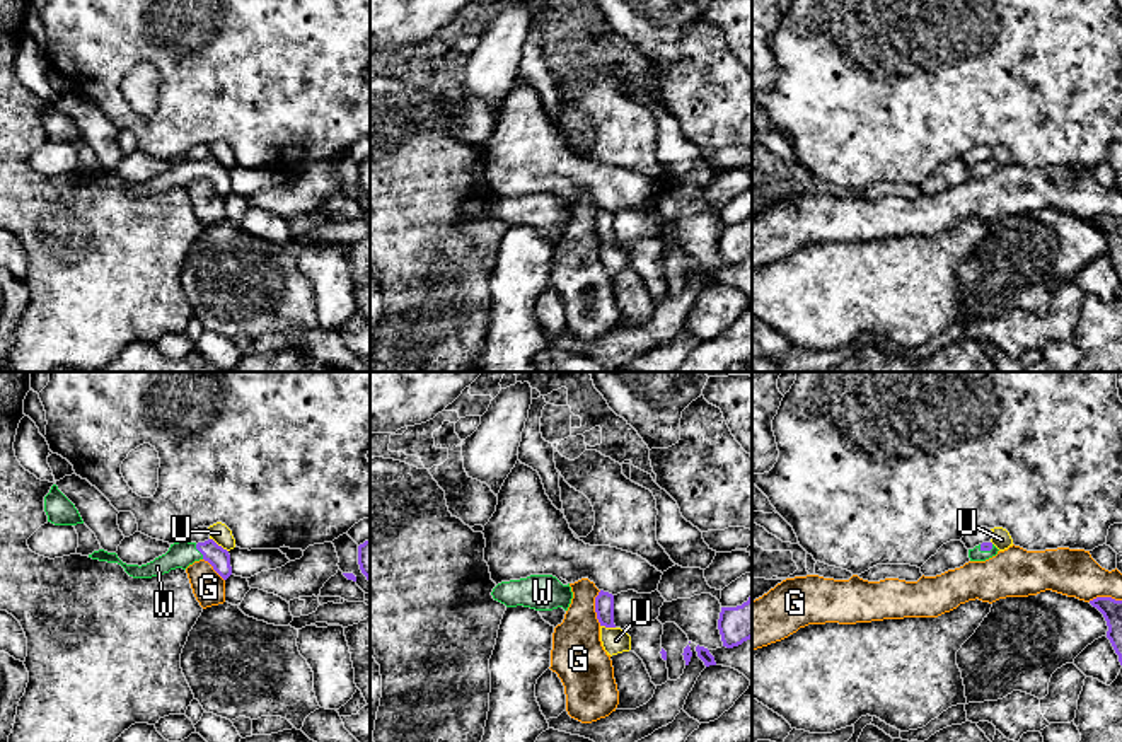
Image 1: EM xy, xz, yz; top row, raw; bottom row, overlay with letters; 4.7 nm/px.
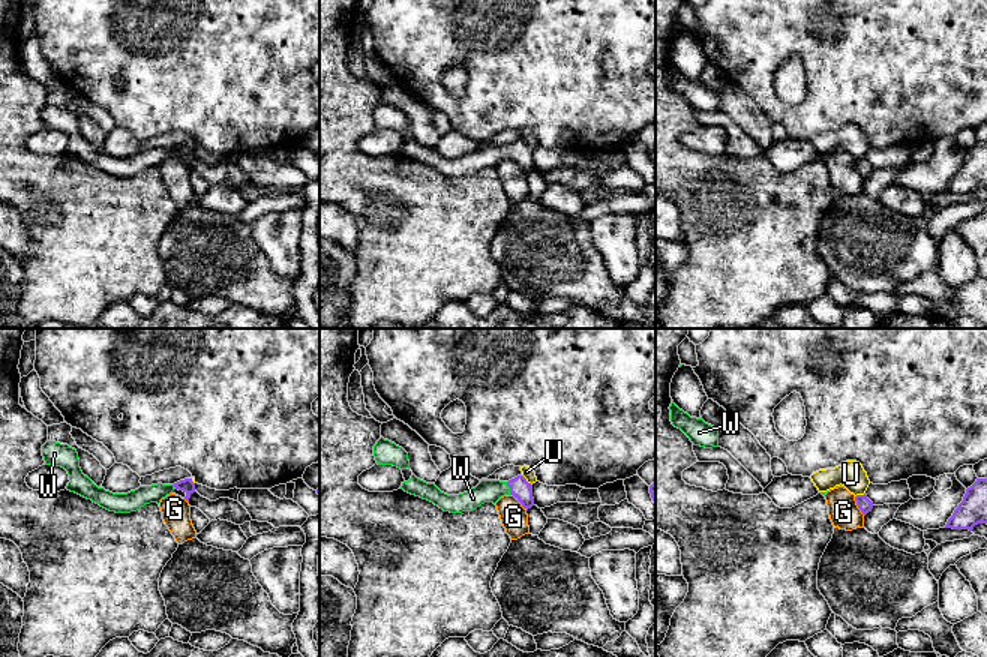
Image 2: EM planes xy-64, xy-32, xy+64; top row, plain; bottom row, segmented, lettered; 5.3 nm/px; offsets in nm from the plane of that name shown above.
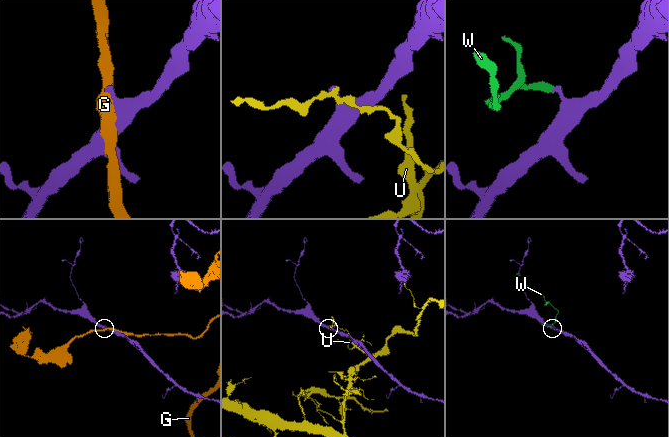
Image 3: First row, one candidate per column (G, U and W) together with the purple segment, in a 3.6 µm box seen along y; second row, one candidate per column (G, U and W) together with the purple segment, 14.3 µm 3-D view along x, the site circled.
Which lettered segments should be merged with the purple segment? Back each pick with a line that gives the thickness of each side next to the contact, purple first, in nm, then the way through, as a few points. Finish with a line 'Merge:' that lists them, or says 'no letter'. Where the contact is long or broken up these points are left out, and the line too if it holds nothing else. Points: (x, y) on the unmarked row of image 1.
W: 100/120 nm | across xy (217, 174), (208, 168), (198, 168), (181, 173)
Merge: W

